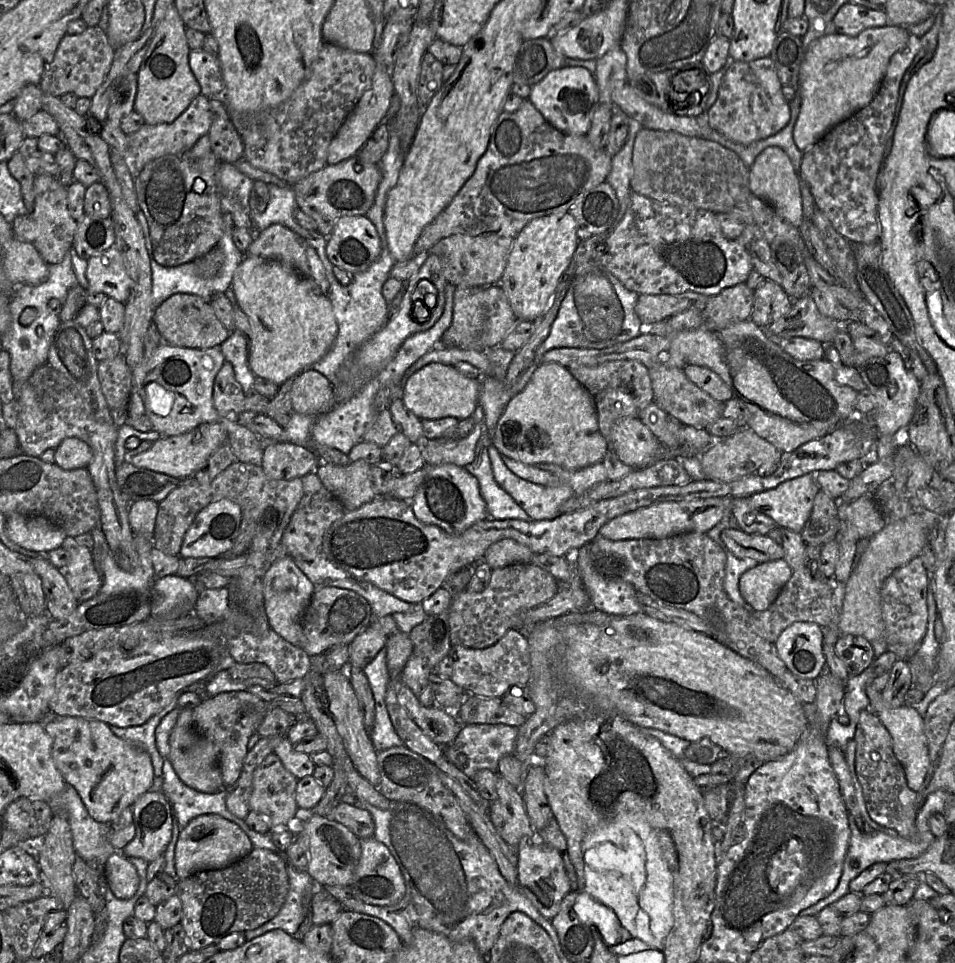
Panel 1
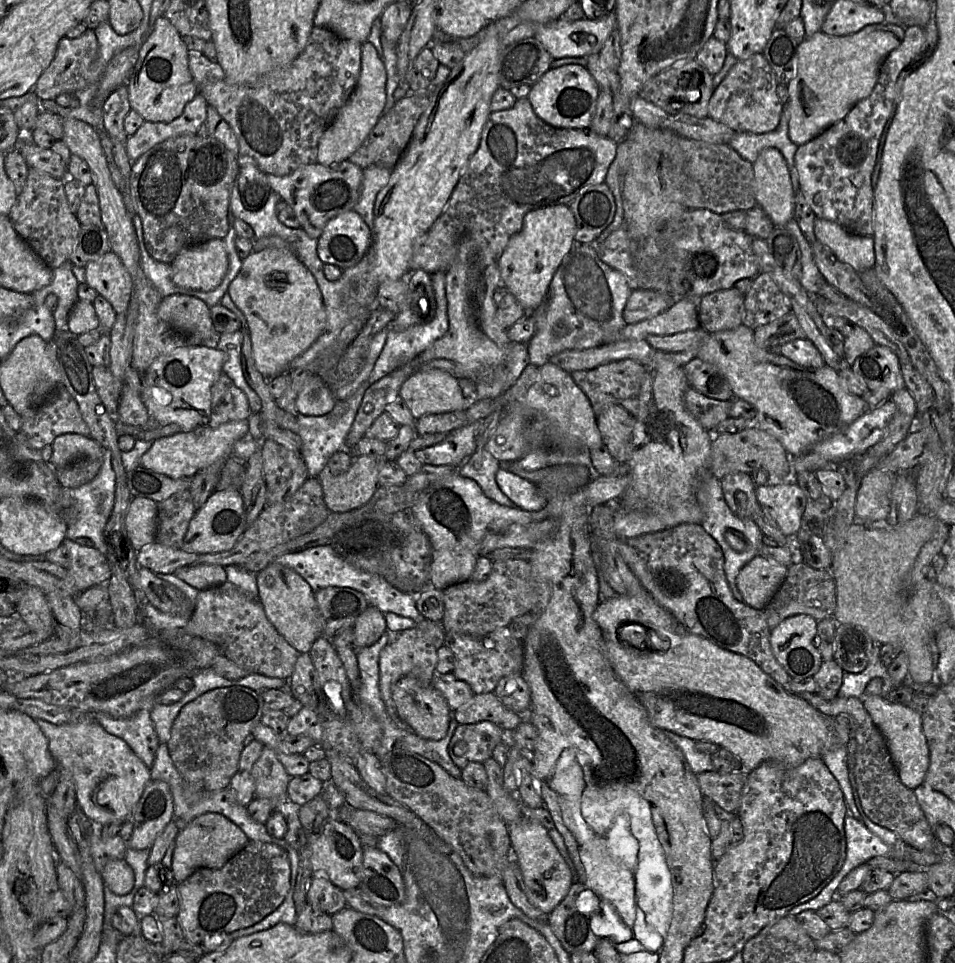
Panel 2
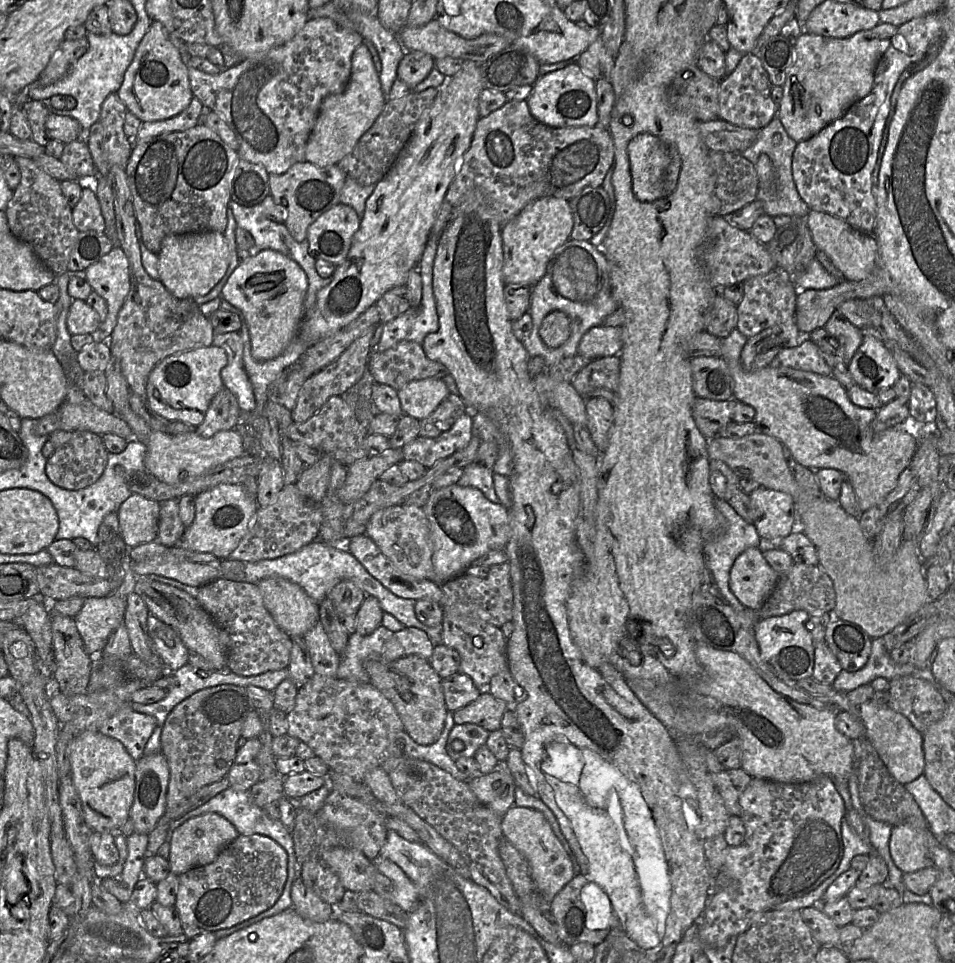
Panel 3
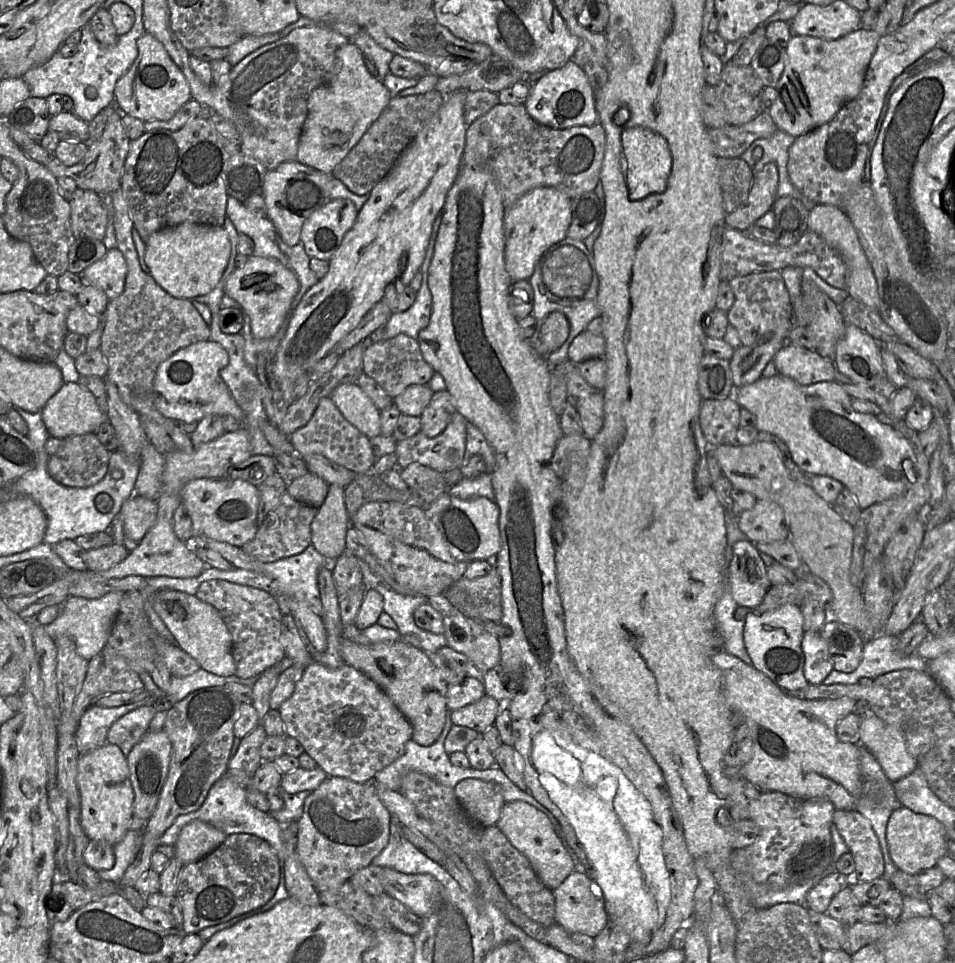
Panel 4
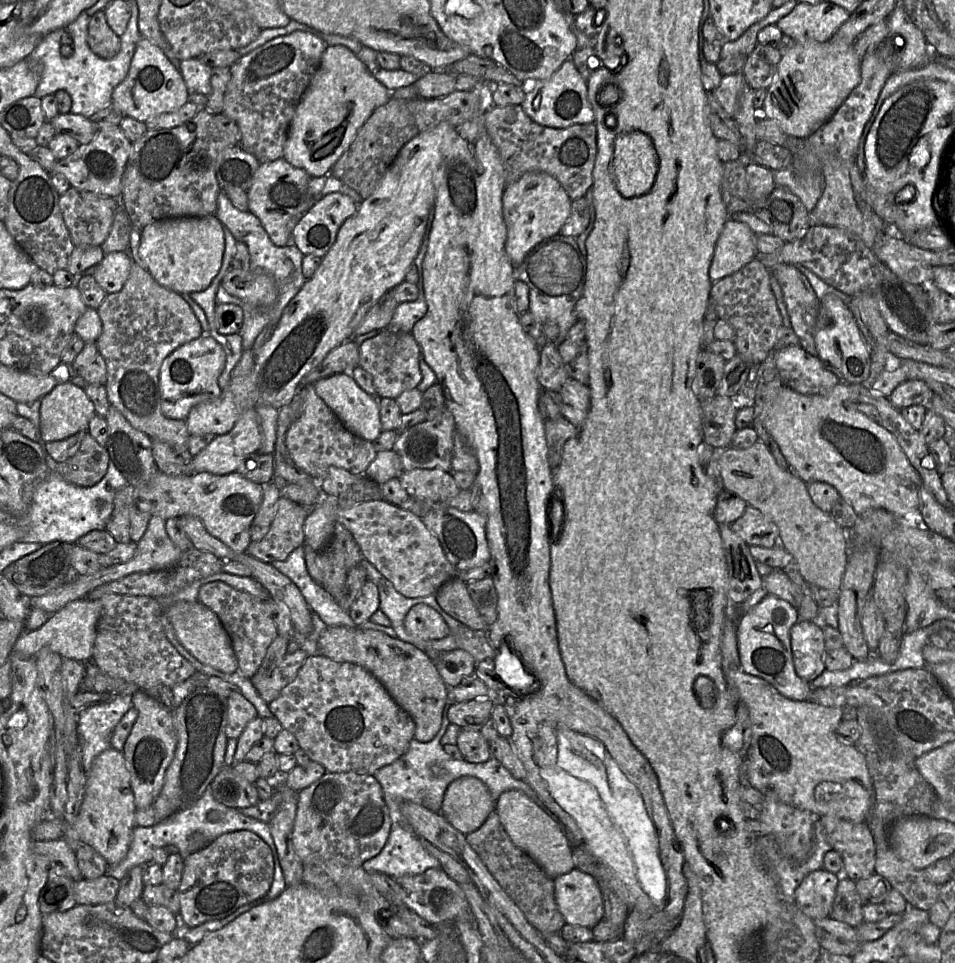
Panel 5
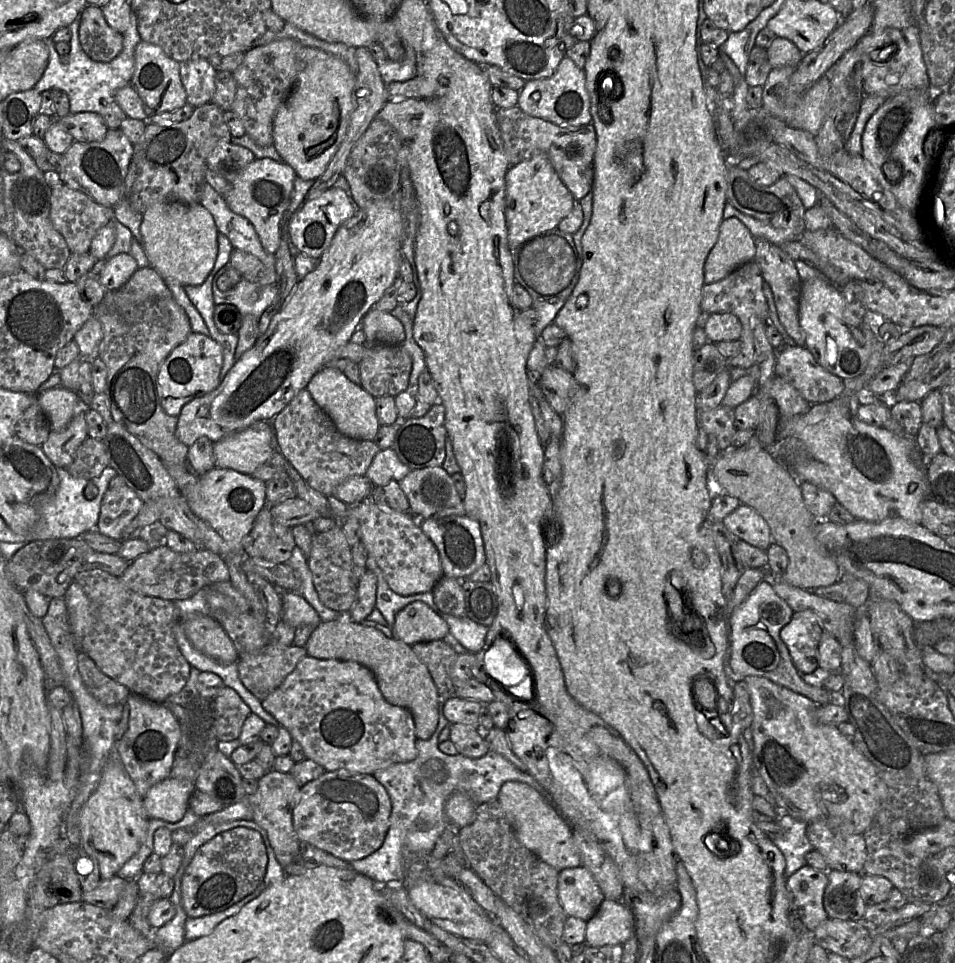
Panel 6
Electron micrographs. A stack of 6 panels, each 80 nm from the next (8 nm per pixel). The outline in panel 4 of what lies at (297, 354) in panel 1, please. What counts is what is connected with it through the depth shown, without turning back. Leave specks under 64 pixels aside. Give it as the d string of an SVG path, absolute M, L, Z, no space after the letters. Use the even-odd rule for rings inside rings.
M248 257L242 268L236 268L230 274L224 293L237 301L249 316L254 338L266 340L275 336L285 326L292 301L299 291L299 282L290 269L274 258Z

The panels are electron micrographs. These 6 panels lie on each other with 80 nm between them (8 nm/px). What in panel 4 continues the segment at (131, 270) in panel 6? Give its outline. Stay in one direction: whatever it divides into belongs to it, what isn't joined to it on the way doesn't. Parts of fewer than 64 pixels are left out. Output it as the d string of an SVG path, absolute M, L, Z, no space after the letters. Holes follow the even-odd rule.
M116 247L81 274L85 283L102 289L108 300L119 297L125 289L127 264L121 251Z

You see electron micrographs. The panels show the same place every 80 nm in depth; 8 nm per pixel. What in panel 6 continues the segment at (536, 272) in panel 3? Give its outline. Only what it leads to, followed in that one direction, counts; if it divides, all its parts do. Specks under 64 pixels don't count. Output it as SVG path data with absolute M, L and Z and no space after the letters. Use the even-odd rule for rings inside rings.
M545 154L534 155L510 166L505 179L505 217L511 252L535 236L557 229L560 221L570 214L576 203Z

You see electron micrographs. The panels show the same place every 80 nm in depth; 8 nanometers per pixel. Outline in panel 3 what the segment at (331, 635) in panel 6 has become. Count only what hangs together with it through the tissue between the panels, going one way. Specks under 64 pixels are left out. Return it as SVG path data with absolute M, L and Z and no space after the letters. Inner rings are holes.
M409 655L395 661L368 660L364 664L370 683L394 705L404 725L404 731L418 744L434 744L441 736L448 709L442 690L442 678L427 660Z

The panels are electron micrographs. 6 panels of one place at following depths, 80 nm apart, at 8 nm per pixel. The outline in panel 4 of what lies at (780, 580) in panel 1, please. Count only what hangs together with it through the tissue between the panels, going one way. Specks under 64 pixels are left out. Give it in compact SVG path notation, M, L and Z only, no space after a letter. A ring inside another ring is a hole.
M748 539L737 541L727 564L727 588L738 605L755 610L771 587L761 553Z

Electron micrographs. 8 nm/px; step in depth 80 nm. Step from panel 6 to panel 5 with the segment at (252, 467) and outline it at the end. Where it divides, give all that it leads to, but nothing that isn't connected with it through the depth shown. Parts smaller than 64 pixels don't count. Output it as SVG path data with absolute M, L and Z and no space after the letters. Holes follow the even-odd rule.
M243 407L233 429L227 434L216 436L192 458L192 473L227 475L236 472L244 460L259 453L261 442L262 434L256 407Z

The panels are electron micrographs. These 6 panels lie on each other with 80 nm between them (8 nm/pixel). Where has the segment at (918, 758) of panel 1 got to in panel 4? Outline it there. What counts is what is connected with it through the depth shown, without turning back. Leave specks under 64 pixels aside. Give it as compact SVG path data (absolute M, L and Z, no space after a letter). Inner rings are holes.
M867 710L860 718L860 743L874 756L886 777L896 782L919 767L919 760L907 751L903 734Z

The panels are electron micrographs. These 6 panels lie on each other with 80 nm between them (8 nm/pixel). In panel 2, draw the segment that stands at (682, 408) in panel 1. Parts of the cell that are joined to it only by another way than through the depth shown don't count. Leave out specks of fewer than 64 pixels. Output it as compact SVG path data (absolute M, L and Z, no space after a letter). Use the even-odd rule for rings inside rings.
M690 386L685 392L684 403L700 425L713 432L719 423L729 418L732 400L721 401L709 398Z

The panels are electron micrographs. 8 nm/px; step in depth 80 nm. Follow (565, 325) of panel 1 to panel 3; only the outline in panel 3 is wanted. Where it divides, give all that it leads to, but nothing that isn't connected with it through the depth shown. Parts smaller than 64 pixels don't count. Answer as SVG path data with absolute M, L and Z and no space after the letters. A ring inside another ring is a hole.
M569 239L554 251L545 275L532 287L529 313L533 327L523 344L530 358L542 357L546 368L550 369L562 359L577 355L583 335L591 328L602 326L605 318L613 314L618 307L611 292L608 261L601 248L593 246L590 241ZM552 311L565 313L572 327L570 337L558 348L548 347L539 334L544 318Z

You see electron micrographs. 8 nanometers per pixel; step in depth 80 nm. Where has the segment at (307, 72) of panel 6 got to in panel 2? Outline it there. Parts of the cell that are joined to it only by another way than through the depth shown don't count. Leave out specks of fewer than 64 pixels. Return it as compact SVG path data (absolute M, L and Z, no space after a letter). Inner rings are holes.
M363 43L359 79L347 102L339 109L332 123L321 136L316 163L330 165L346 161L359 148L383 115L386 103L386 81L387 75L383 60L371 43Z

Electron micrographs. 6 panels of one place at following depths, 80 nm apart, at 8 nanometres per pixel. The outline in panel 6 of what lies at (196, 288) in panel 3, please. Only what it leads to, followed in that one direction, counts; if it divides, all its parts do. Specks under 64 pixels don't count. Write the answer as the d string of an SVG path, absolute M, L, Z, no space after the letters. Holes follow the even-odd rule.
M154 203L143 213L140 233L150 267L163 279L176 281L182 286L199 286L215 265L219 232L213 216L200 203Z

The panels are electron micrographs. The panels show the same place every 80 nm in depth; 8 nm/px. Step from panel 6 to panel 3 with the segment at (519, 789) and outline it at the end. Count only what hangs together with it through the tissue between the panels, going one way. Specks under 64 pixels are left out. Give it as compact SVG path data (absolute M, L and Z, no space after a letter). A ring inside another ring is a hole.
M512 806L502 817L501 830L503 837L528 861L532 880L539 893L551 902L572 880L574 868L544 814L532 808Z

